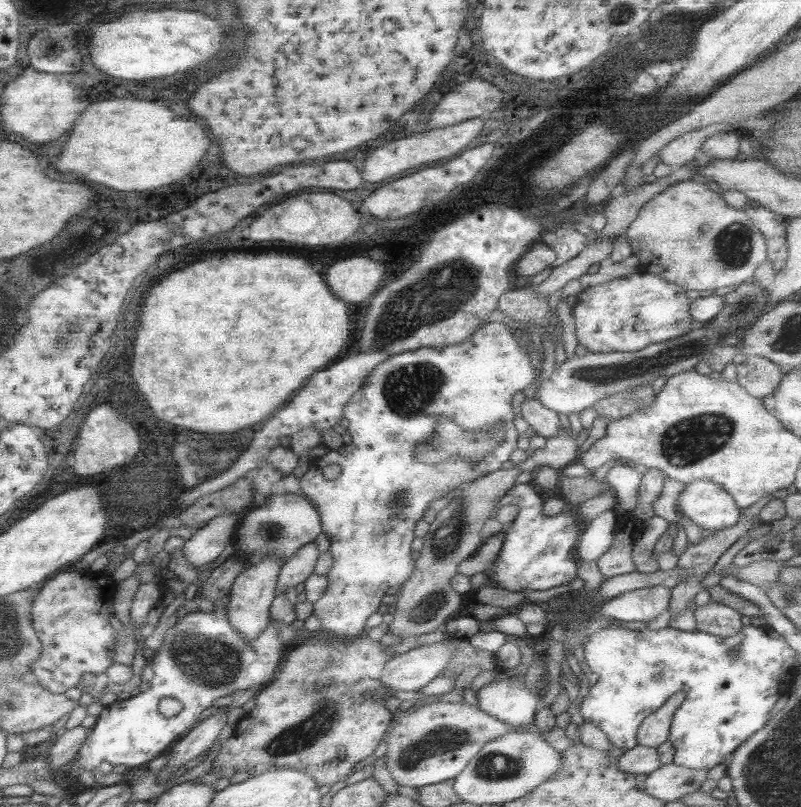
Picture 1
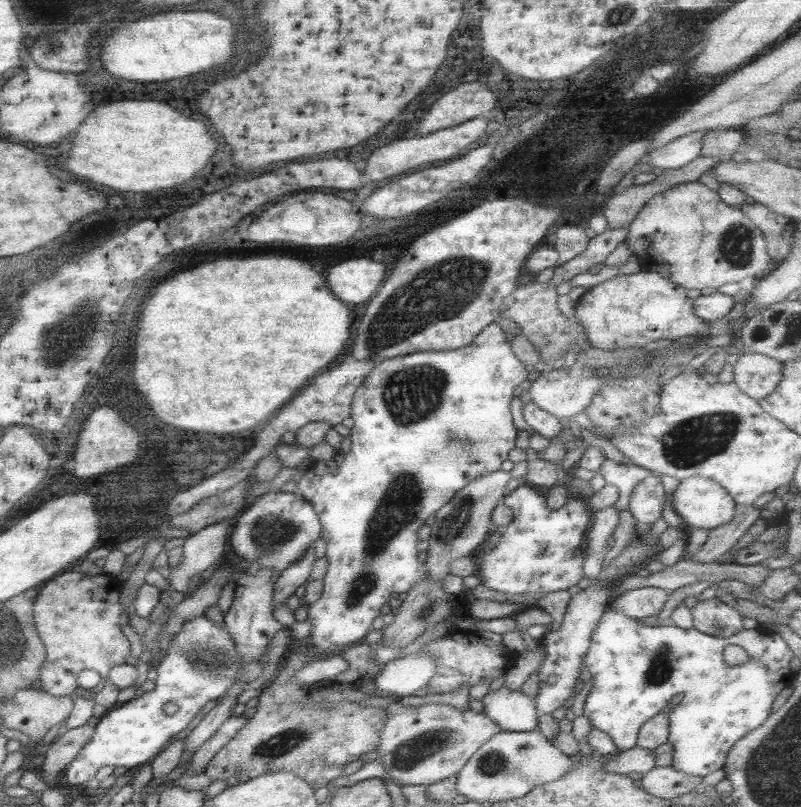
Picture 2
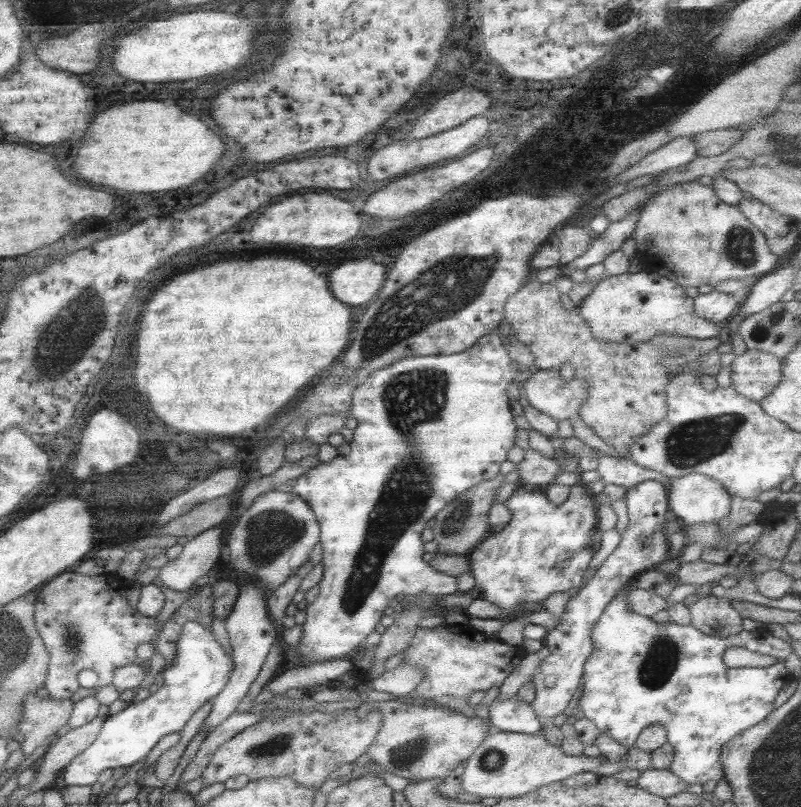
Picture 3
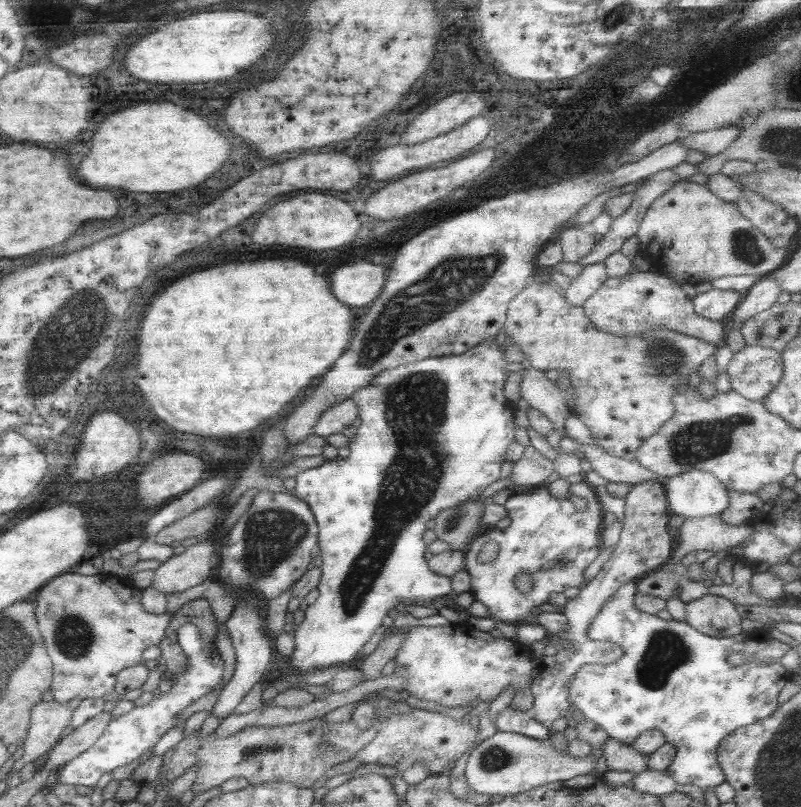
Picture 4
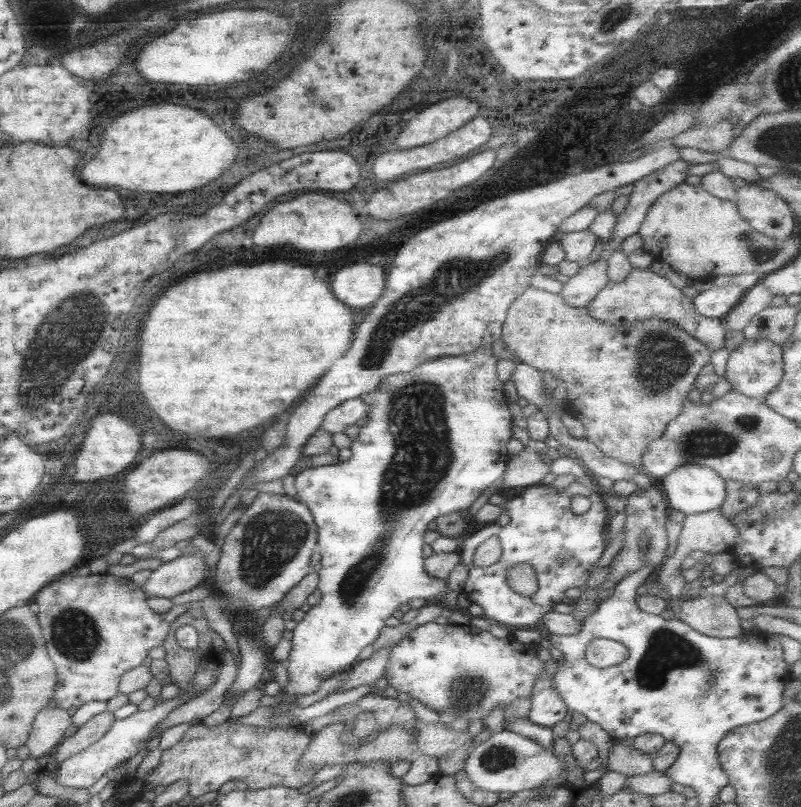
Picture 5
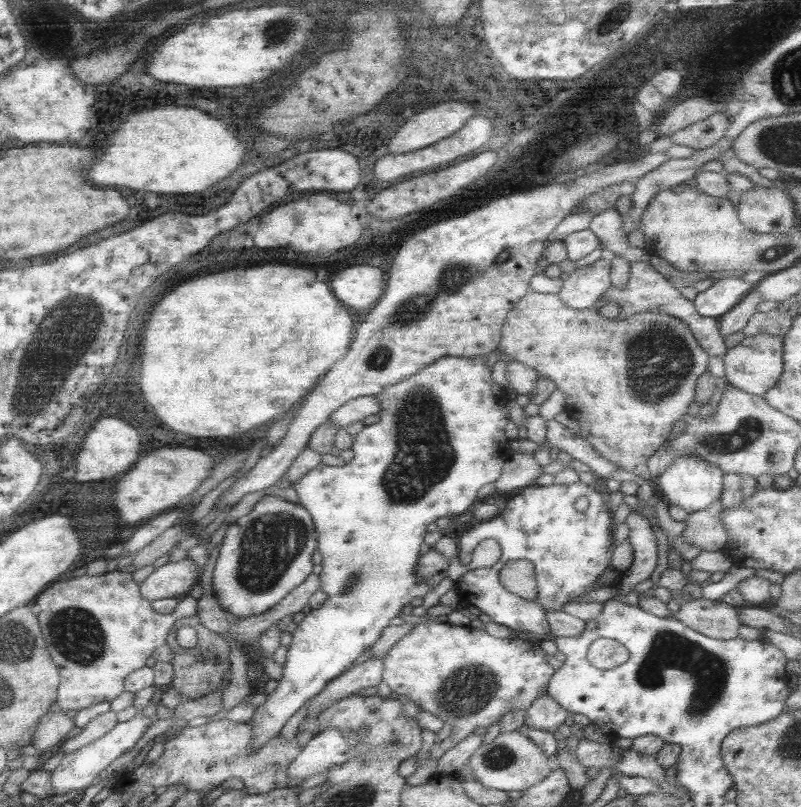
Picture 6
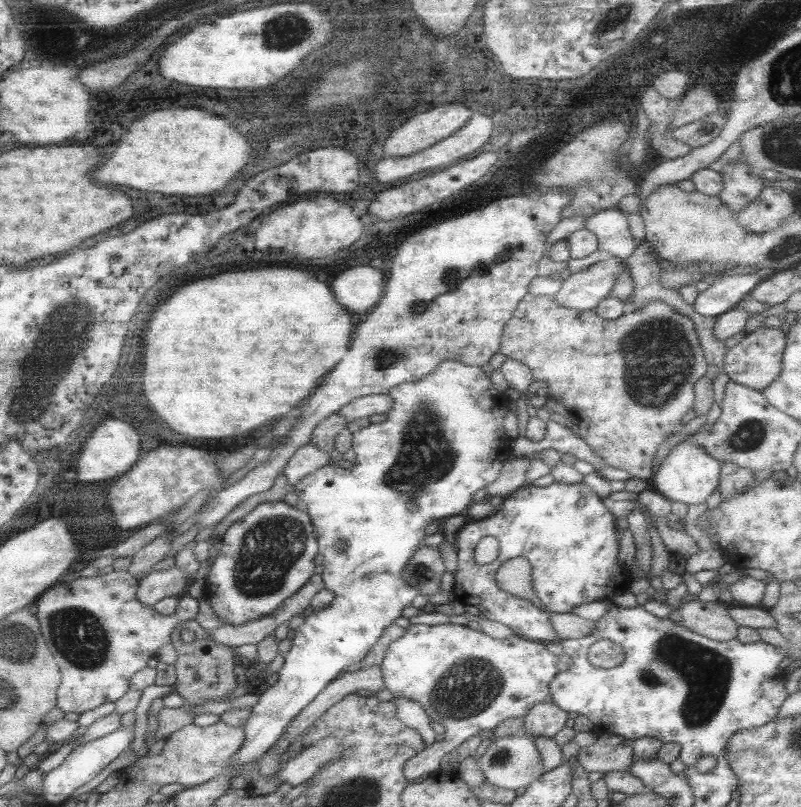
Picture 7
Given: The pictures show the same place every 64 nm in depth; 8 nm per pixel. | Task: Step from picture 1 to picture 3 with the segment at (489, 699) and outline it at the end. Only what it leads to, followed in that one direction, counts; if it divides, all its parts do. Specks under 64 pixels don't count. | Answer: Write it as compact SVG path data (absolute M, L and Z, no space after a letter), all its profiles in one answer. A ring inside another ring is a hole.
M516 695L507 700L493 700L489 704L489 725L492 731L539 734L541 724L530 704L521 701Z

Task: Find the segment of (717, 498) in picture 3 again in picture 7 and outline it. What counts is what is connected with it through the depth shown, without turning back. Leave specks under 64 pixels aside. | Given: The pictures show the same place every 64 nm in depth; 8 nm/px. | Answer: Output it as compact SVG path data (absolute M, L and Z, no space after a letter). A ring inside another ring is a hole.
M680 439L669 450L669 454L662 458L657 470L649 480L650 488L670 502L695 506L695 504L703 503L705 498L716 490L720 466L721 463L707 456L703 448L697 448L689 440Z

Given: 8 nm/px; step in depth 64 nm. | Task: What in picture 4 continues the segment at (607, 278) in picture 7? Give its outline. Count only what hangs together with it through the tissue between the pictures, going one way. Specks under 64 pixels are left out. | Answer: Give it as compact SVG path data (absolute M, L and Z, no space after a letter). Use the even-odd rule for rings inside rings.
M601 263L583 267L576 278L570 279L570 284L563 292L567 304L580 307L605 281L606 274Z

